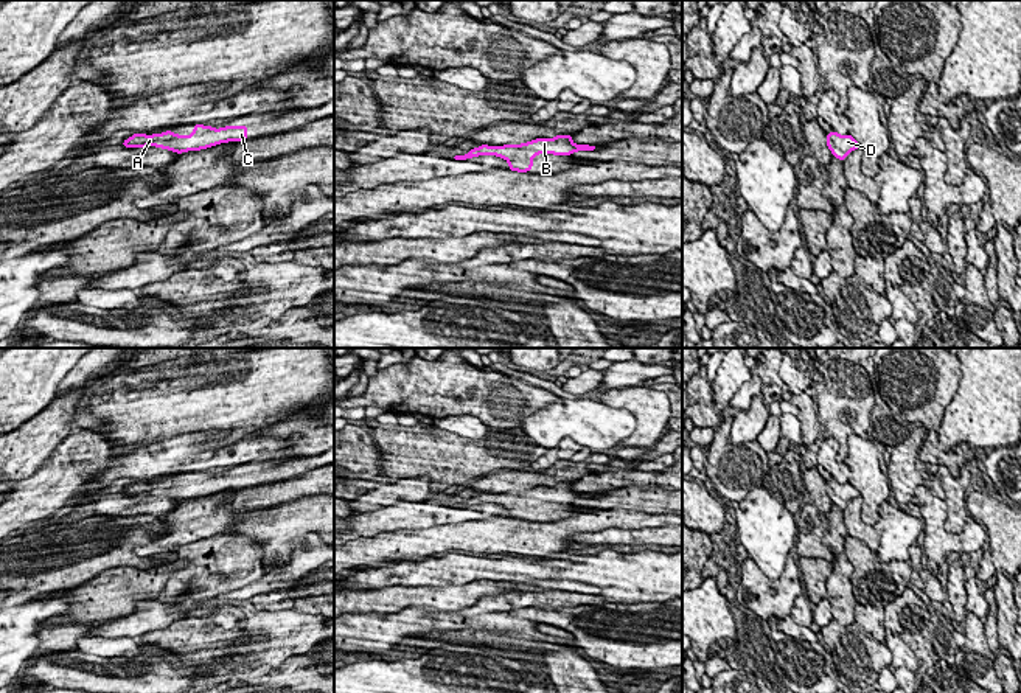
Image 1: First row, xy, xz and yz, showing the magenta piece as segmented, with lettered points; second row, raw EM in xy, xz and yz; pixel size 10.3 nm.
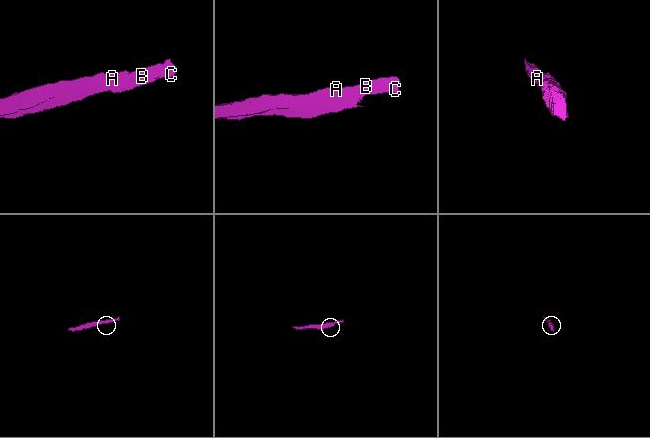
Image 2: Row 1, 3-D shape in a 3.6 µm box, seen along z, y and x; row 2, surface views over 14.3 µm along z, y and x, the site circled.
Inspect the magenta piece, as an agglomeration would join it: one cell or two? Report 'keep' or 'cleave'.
keep

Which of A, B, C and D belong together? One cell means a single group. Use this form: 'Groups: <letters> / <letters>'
Groups: A B C D

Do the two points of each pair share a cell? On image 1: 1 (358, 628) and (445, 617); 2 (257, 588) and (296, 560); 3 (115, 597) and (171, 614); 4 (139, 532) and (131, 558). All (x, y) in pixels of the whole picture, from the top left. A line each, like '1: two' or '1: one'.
1: one
2: one
3: two
4: one

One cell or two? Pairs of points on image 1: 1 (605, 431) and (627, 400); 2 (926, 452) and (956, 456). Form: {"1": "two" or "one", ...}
{"1": "two", "2": "one"}

